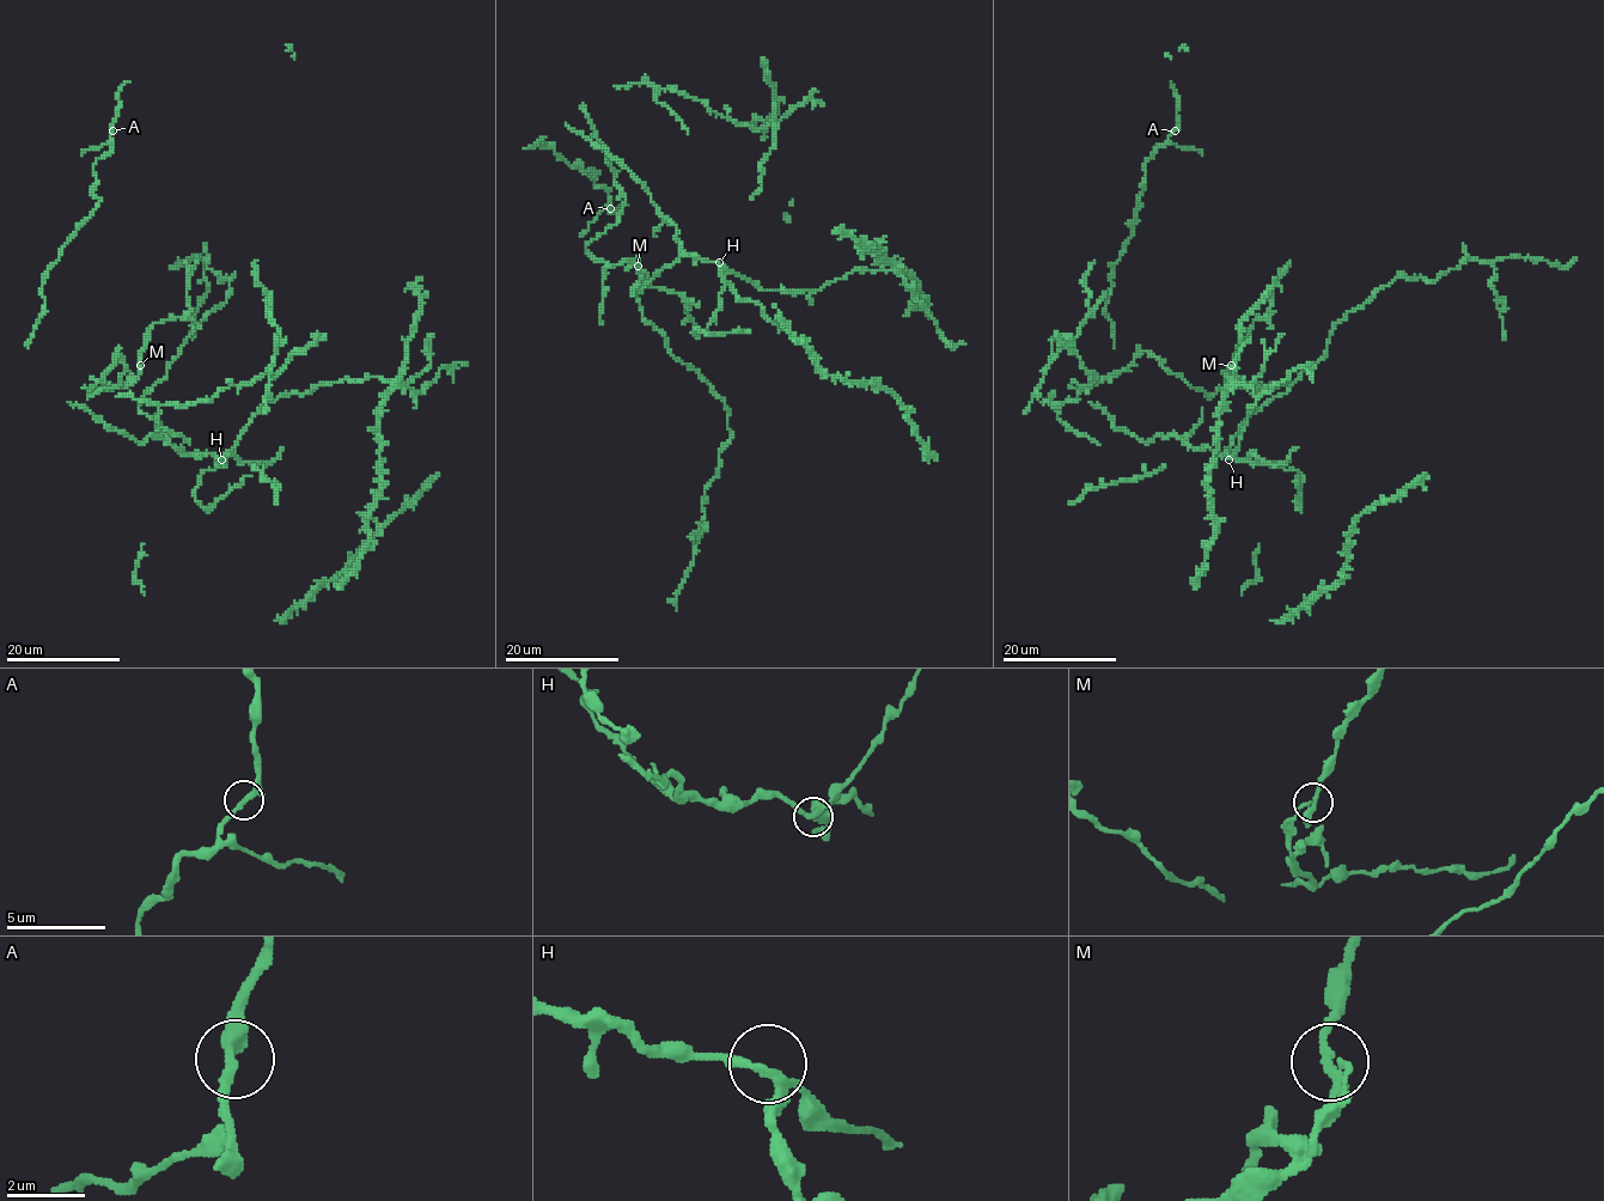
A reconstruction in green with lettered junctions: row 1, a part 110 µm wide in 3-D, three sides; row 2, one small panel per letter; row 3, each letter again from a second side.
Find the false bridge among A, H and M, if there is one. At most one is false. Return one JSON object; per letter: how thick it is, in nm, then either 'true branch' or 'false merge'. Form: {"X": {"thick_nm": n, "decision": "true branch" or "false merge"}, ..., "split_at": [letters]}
{"A": {"thick_nm": 200, "decision": "true branch"}, "H": {"thick_nm": 200, "decision": "true branch"}, "M": {"thick_nm": 220, "decision": "true branch"}, "split_at": []}

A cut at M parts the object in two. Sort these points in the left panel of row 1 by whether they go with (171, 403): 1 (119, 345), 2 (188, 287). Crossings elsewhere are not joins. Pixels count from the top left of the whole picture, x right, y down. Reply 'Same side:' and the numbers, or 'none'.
Same side: 1

